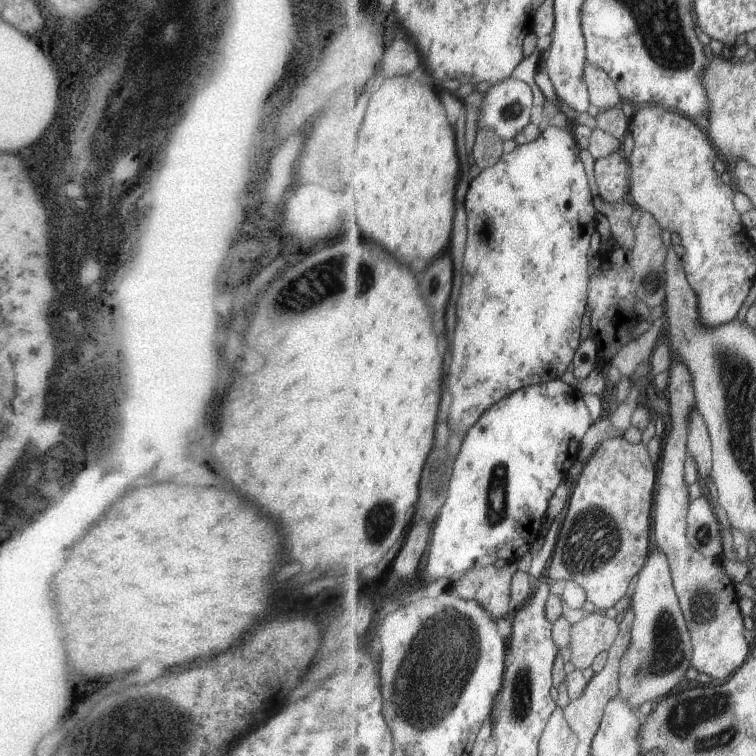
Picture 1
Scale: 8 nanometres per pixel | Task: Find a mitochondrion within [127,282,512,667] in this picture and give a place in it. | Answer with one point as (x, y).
(378, 518)

